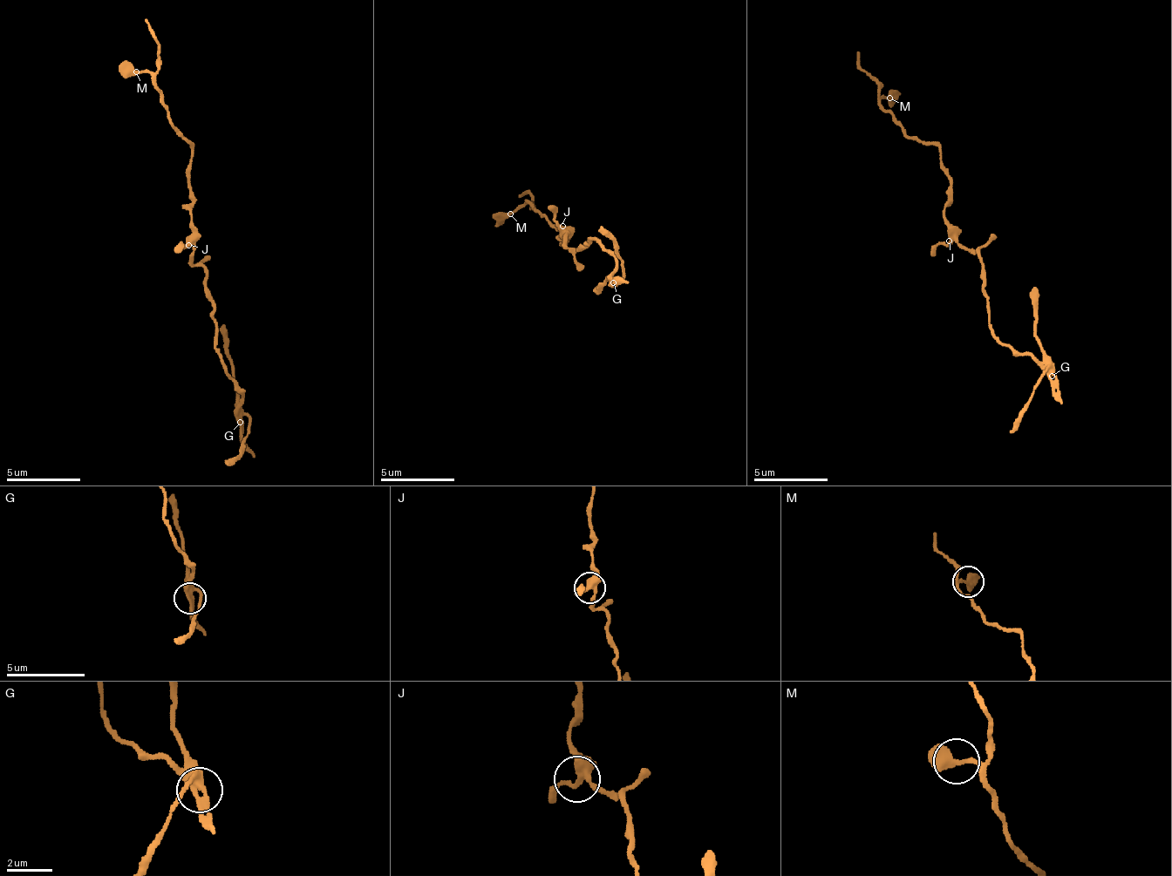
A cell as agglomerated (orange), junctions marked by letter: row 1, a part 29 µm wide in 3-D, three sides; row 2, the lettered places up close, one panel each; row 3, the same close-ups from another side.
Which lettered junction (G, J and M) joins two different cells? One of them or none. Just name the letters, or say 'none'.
G

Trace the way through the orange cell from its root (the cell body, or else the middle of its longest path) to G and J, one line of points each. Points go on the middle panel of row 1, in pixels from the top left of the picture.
G: (566, 241), (569, 247), (581, 252), (581, 246), (588, 246), (588, 239), (596, 239), (614, 258), (614, 282)
J: (566, 241), (566, 232), (562, 226)

